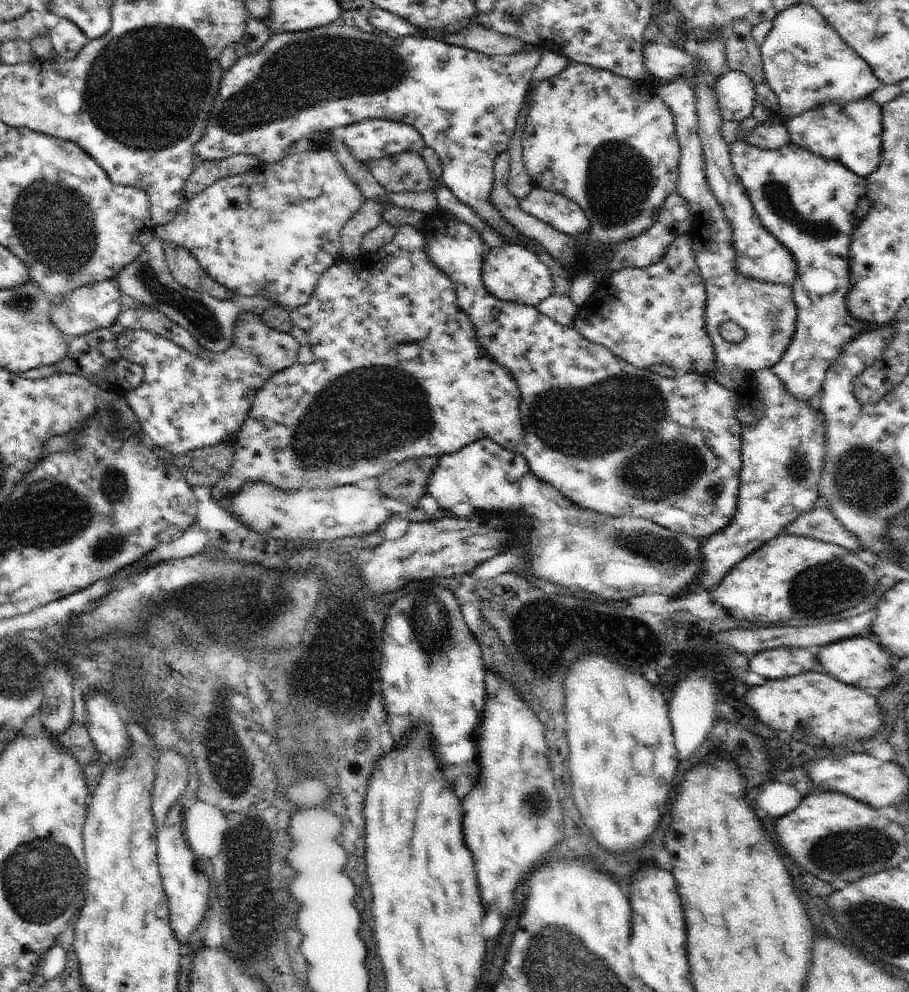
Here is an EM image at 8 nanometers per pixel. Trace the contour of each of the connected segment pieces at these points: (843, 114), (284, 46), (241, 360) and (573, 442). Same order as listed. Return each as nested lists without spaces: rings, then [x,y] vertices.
[[[870,97],[856,100],[856,102],[846,102],[846,104],[838,104],[838,102],[830,104],[830,102],[826,102],[822,106],[816,106],[814,110],[805,110],[802,114],[787,117],[784,126],[786,126],[786,122],[792,143],[807,151],[810,150],[816,156],[842,162],[846,168],[852,170],[860,178],[868,178],[874,170],[878,170],[878,166],[882,163],[882,132],[884,130],[882,127],[881,107]]]
[[[339,21],[319,26],[312,30],[305,30],[295,33],[274,33],[259,49],[253,50],[240,57],[223,75],[219,82],[219,89],[211,110],[211,116],[208,117],[206,128],[202,138],[194,144],[194,154],[204,161],[221,161],[228,157],[242,153],[243,155],[255,156],[262,165],[273,165],[280,162],[288,156],[288,150],[302,138],[310,137],[316,133],[330,133],[338,127],[347,127],[351,124],[359,123],[368,119],[386,119],[391,121],[403,122],[414,126],[424,139],[425,146],[432,148],[441,160],[443,175],[441,180],[453,193],[454,196],[469,206],[484,222],[487,222],[496,233],[501,235],[508,244],[517,244],[535,248],[535,239],[529,239],[519,233],[503,214],[493,205],[491,201],[491,190],[495,176],[493,175],[493,166],[497,156],[510,146],[510,140],[516,132],[516,118],[524,106],[529,85],[531,84],[532,72],[536,68],[542,51],[532,45],[524,45],[521,51],[509,55],[487,55],[478,51],[465,49],[456,45],[446,44],[438,39],[428,39],[426,37],[416,37],[414,35],[392,38],[384,33],[368,33],[357,27],[346,26]]]
[[[242,312],[237,317],[233,331],[234,346],[220,354],[208,350],[200,355],[190,354],[170,339],[143,330],[125,330],[117,338],[115,345],[121,358],[143,366],[143,384],[126,393],[125,397],[142,425],[145,438],[153,446],[160,446],[180,456],[191,450],[215,445],[222,440],[234,442],[262,385],[278,371],[297,364],[301,347],[299,343],[290,333],[272,330],[262,321],[262,317]]]
[[[438,208],[430,214],[426,214],[425,225],[421,230],[425,234],[425,249],[430,258],[443,270],[443,273],[449,274],[450,278],[453,278],[457,290],[457,303],[474,323],[478,340],[483,344],[483,349],[491,359],[496,359],[502,366],[505,366],[517,382],[522,397],[520,414],[525,426],[525,438],[521,440],[522,450],[520,453],[528,461],[530,470],[539,479],[550,482],[556,490],[583,509],[592,509],[601,515],[613,517],[650,519],[675,533],[686,533],[701,540],[708,540],[731,523],[737,511],[739,476],[742,472],[742,425],[737,417],[737,396],[734,391],[726,389],[708,375],[682,372],[672,378],[662,377],[650,369],[639,369],[637,366],[623,361],[622,358],[616,357],[609,348],[584,338],[574,326],[567,327],[558,324],[537,308],[522,303],[498,300],[486,290],[481,279],[481,266],[484,260],[482,247],[485,243],[469,224],[457,221],[446,211]]]

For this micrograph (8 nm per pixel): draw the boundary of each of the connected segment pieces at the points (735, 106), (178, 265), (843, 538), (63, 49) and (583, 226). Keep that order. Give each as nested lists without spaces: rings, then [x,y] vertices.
[[[730,69],[715,84],[717,101],[724,120],[738,120],[748,118],[755,105],[755,84],[743,72]]]
[[[168,241],[163,243],[163,249],[165,250],[165,257],[173,277],[182,286],[195,291],[206,292],[221,301],[234,298],[225,286],[210,278],[210,275],[200,266],[200,263],[190,252],[189,248]]]
[[[819,505],[811,512],[799,516],[785,530],[788,534],[816,538],[822,542],[836,544],[847,550],[864,550],[858,536],[844,528],[828,506]]]
[[[61,19],[49,32],[52,46],[63,60],[76,58],[89,38],[71,20]]]
[[[536,187],[520,200],[520,208],[538,218],[558,232],[577,237],[589,230],[589,220],[578,204],[563,197],[562,194]]]

